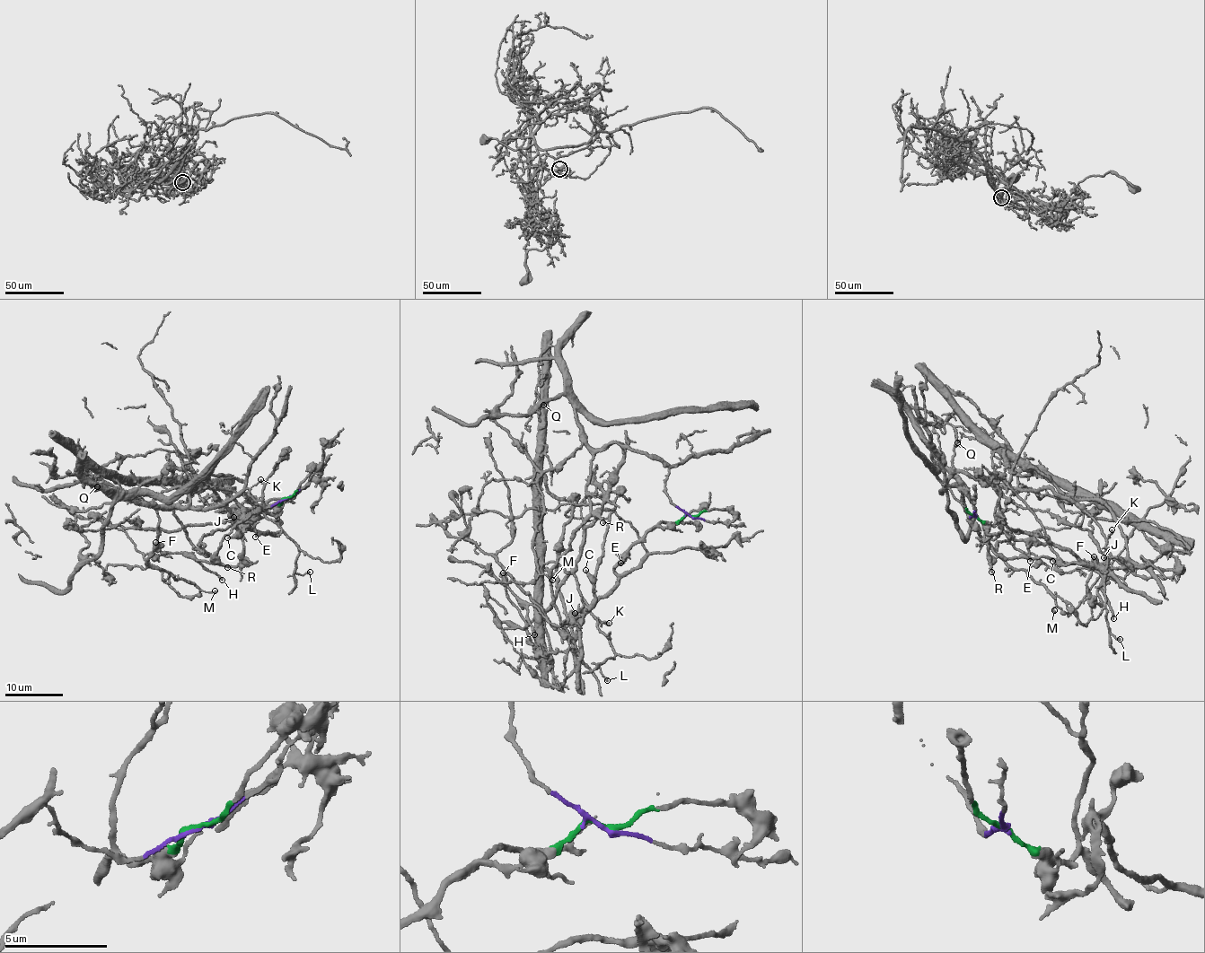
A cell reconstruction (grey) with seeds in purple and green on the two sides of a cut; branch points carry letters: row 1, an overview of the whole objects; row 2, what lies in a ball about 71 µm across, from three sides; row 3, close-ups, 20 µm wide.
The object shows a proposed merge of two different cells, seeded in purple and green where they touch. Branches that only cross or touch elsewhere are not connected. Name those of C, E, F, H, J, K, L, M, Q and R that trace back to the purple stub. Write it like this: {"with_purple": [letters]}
{"with_purple": ["K", "L", "M", "Q"]}

